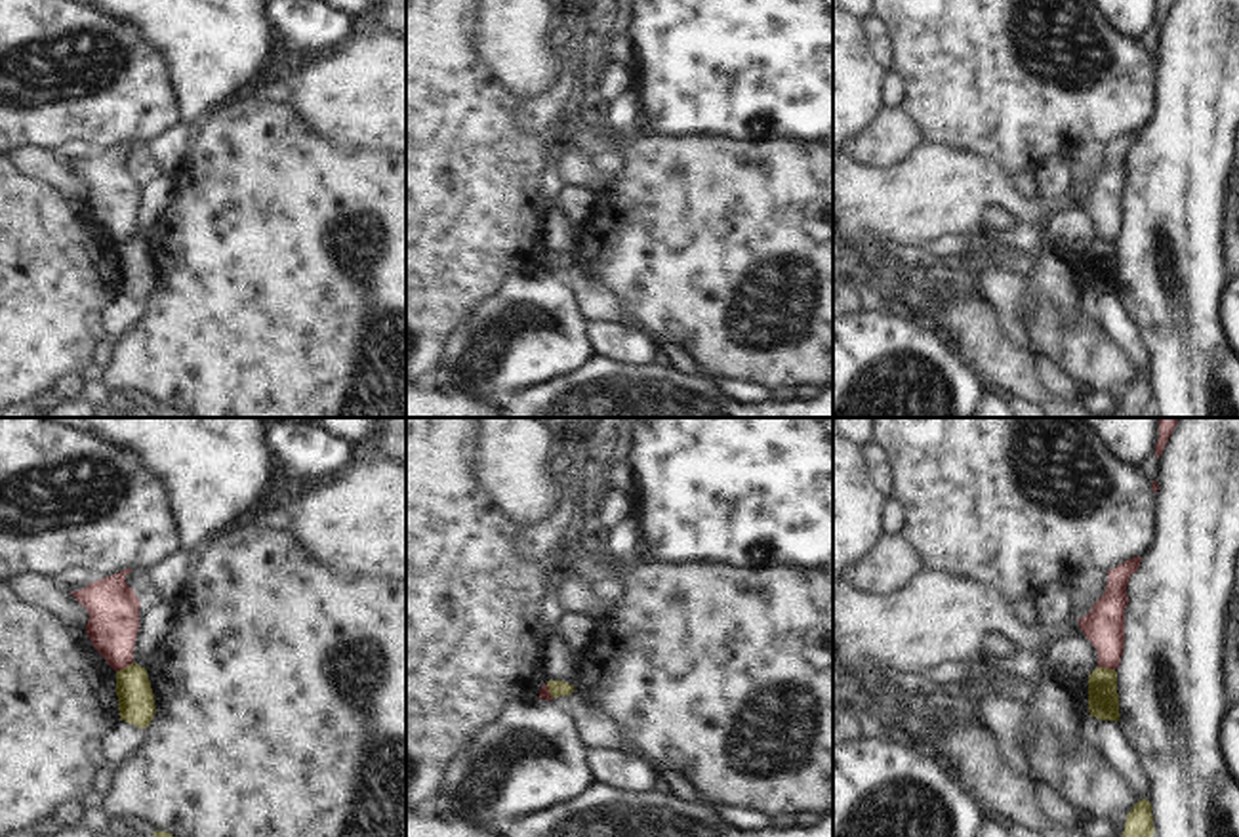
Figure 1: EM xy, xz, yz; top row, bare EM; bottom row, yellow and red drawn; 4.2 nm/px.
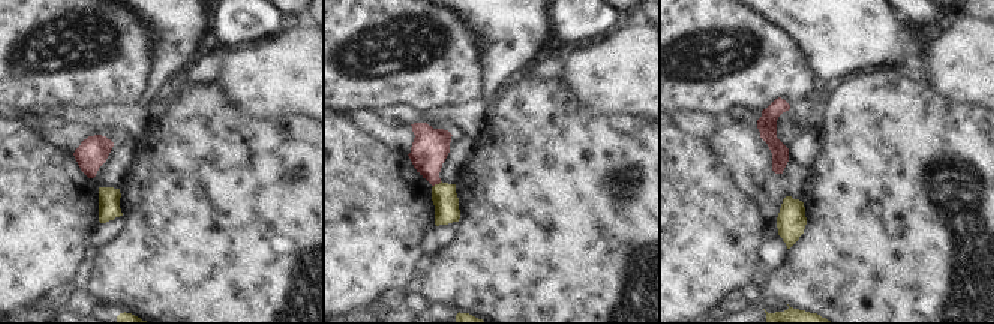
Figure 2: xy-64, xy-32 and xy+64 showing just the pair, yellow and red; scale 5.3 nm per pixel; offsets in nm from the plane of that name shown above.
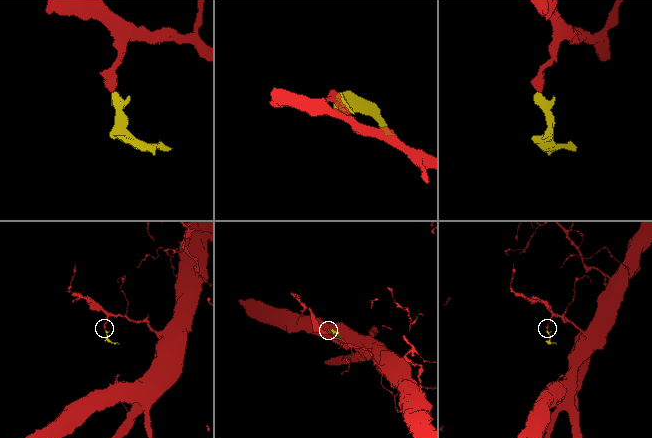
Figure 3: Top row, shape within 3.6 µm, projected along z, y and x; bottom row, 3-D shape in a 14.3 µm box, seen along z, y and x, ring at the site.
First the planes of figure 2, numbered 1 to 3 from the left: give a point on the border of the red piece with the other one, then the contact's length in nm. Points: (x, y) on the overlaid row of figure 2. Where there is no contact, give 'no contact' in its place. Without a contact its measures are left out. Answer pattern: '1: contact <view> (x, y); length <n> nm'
1: no contact
2: contact xy-32 (437, 185); length 50 nm
3: no contact

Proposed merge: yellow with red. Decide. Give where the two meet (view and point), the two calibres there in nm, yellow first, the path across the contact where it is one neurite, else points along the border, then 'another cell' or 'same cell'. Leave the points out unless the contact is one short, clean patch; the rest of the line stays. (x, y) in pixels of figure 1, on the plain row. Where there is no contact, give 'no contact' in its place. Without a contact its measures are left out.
contact xy (124, 241); calibres 160 and 220 nm; border xy (132, 235), (117, 244); another cell

